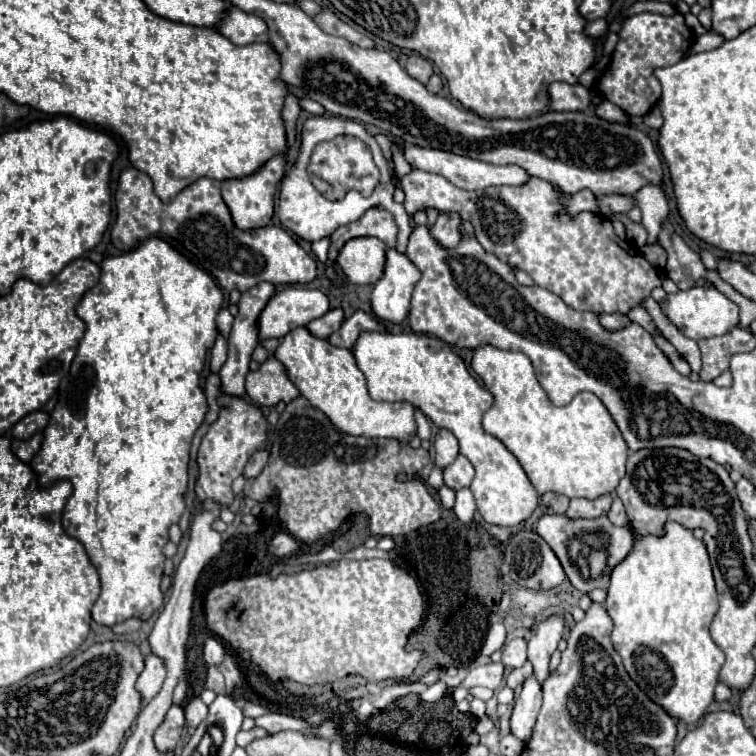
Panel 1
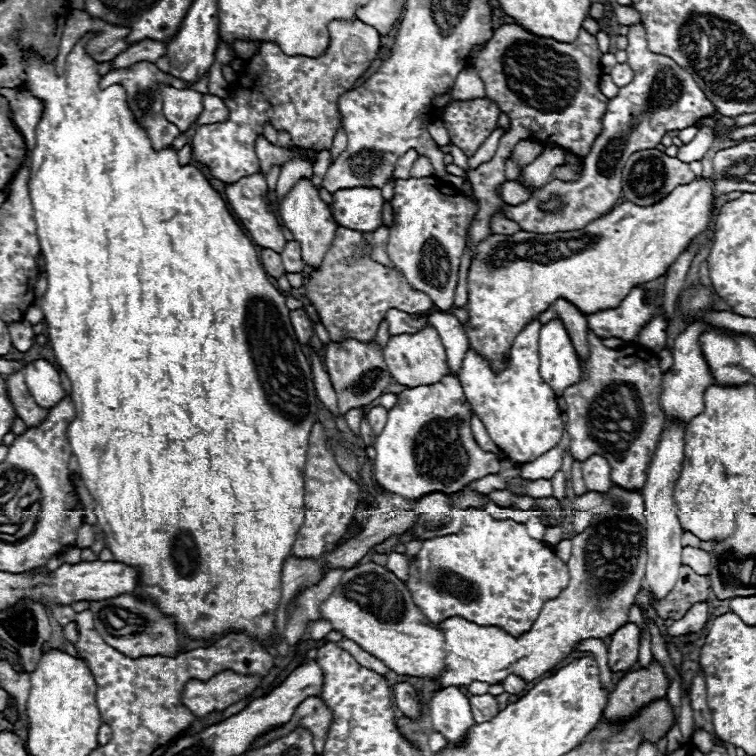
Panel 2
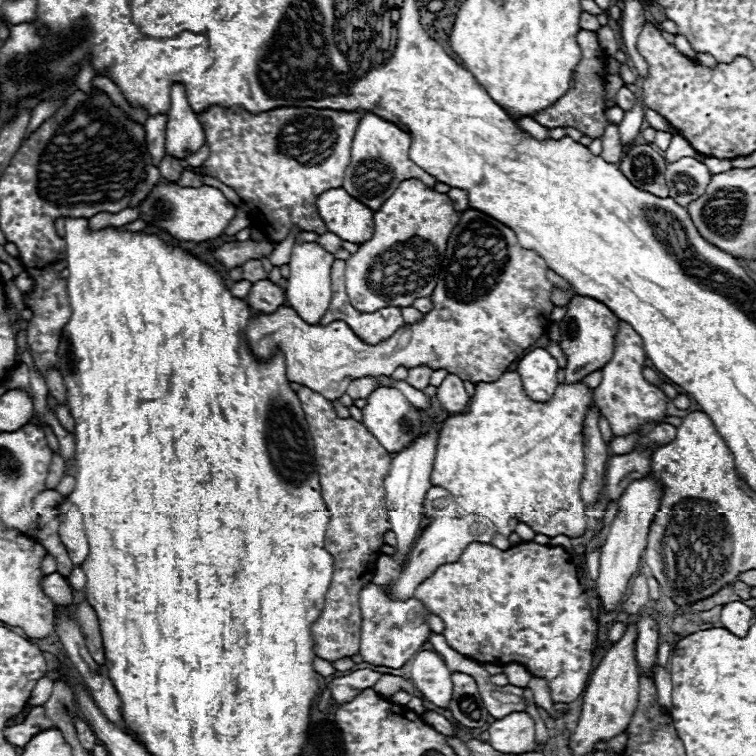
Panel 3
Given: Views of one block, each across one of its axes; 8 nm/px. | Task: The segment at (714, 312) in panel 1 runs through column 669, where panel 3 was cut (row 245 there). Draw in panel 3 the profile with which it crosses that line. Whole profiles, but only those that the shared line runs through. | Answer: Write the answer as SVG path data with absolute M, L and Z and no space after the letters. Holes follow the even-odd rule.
M304 242L304 244L294 244L292 258L290 258L290 275L286 284L286 302L296 310L296 314L308 322L308 324L318 324L322 314L330 306L332 298L332 282L330 282L330 268L332 268L332 254L326 252L322 246L316 242Z

